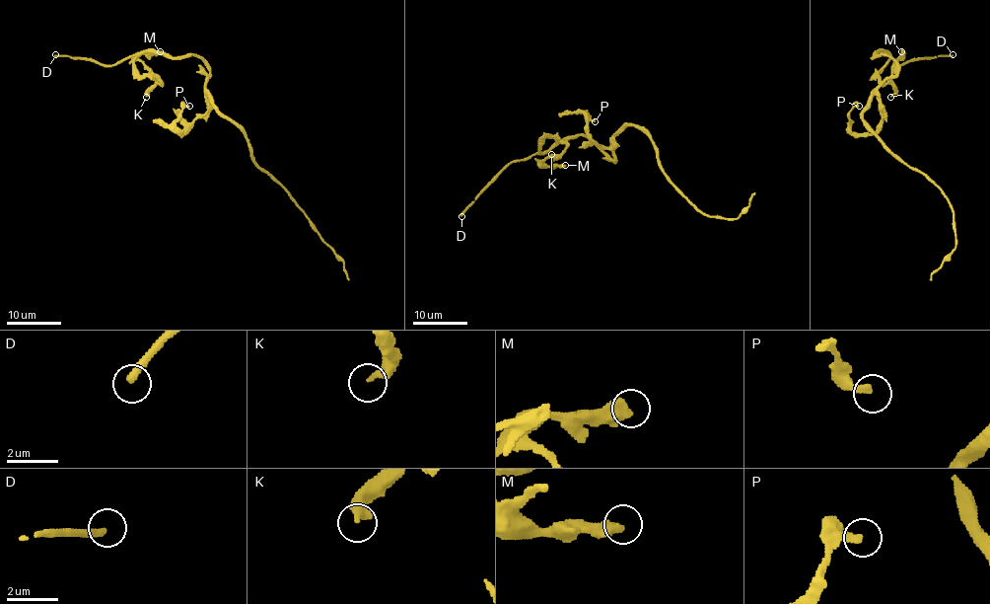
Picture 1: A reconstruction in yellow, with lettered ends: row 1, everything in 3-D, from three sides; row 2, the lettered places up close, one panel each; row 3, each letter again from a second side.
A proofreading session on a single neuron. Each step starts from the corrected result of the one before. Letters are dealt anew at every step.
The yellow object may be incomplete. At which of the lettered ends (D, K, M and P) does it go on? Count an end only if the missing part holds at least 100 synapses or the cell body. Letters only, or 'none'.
D

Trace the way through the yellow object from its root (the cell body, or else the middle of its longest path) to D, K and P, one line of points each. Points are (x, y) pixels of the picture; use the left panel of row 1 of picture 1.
D: (216, 108), (205, 87), (209, 68), (192, 54), (167, 57), (143, 51), (110, 65), (55, 54)
K: (216, 108), (205, 87), (209, 68), (192, 54), (141, 53), (134, 68), (160, 82), (146, 97)
P: (216, 108), (208, 95), (208, 110), (181, 134), (176, 127), (176, 118), (185, 106), (189, 106)

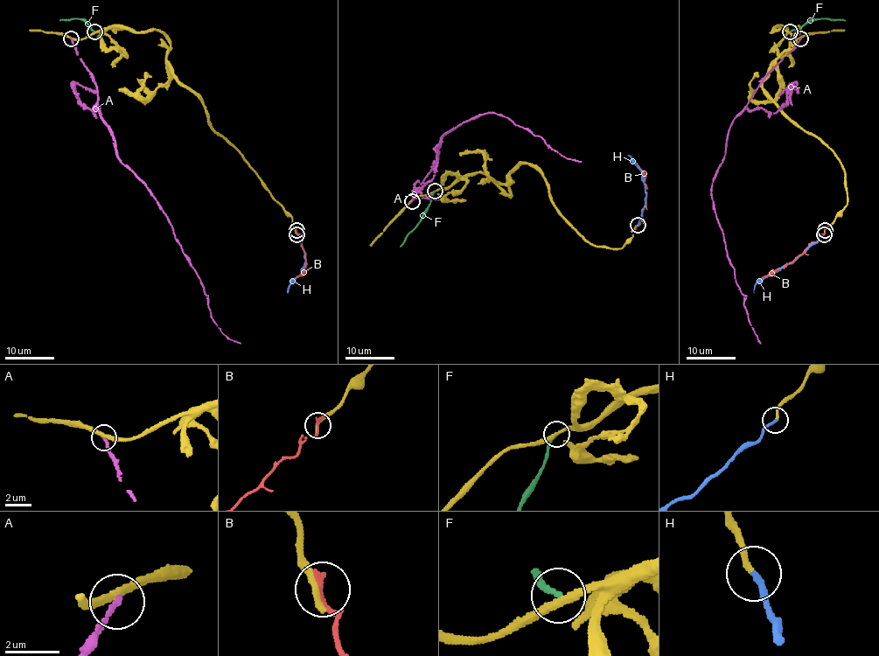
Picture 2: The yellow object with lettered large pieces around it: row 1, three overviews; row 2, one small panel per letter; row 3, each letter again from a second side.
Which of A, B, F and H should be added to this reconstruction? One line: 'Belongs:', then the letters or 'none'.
Belongs: H

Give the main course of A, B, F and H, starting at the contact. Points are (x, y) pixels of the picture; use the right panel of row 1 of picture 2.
A: (800, 39), (733, 120), (724, 157), (711, 188), (712, 208), (722, 228), (727, 256), (760, 344)
B: (825, 229), (791, 262), (761, 277)
F: (790, 31), (821, 18), (845, 21)
H: (824, 234), (793, 261), (761, 278), (755, 284), (754, 292)

